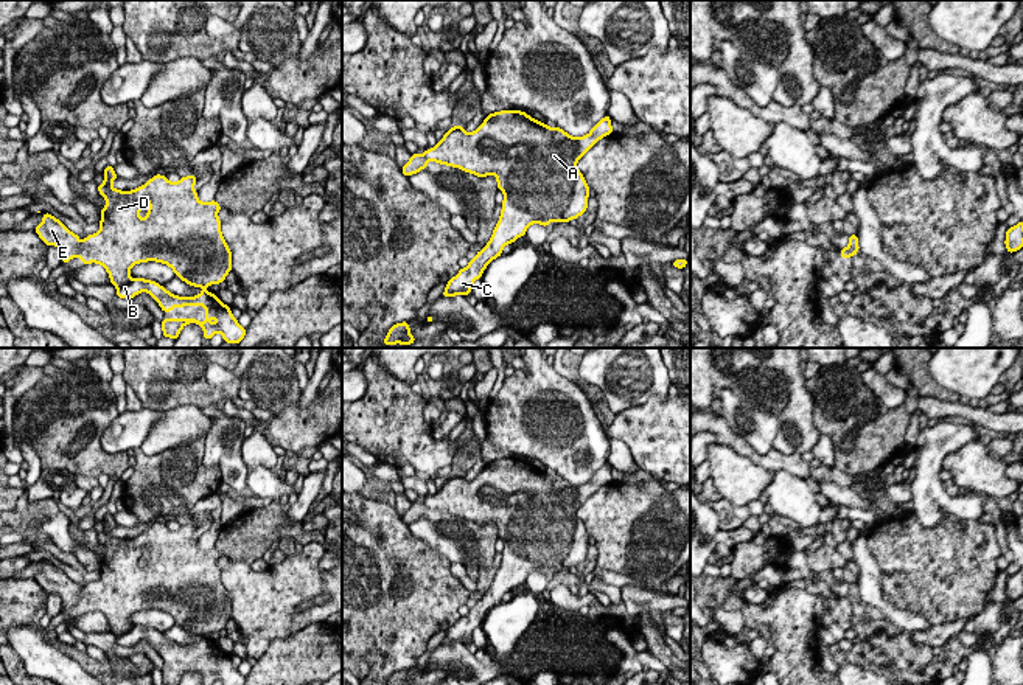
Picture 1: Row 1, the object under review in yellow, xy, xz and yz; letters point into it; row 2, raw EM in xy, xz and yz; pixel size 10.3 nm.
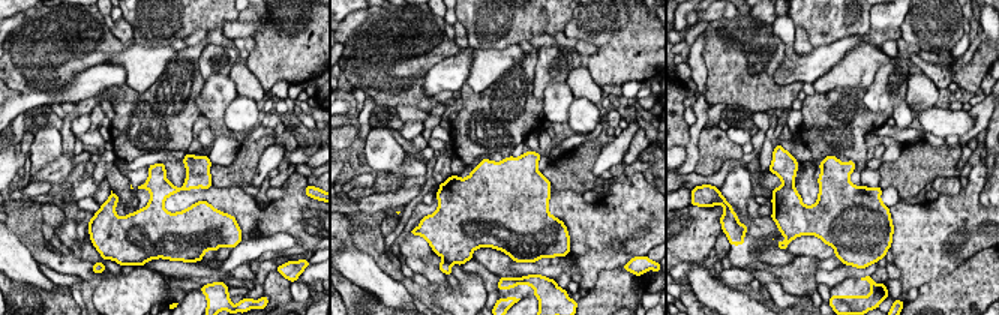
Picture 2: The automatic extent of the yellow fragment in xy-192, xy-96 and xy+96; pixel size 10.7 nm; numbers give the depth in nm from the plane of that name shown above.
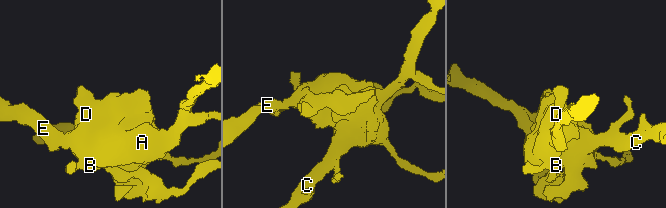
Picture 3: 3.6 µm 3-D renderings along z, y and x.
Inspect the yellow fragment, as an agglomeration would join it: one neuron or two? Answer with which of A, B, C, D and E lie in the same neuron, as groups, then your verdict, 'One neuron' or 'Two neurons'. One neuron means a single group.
Groups: A B C D / E. Two neurons

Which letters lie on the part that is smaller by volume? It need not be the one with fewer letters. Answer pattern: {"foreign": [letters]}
{"foreign": ["E"]}

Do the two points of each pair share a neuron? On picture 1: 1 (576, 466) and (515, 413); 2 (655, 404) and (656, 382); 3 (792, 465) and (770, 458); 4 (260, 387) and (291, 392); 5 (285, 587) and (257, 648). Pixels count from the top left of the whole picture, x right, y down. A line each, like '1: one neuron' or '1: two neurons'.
1: one neuron
2: two neurons
3: one neuron
4: one neuron
5: one neuron

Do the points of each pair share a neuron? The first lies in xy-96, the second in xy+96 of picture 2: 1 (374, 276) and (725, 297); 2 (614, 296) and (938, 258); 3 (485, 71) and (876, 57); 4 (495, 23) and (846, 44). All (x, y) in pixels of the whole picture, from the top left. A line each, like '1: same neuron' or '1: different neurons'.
1: same neuron
2: different neurons
3: same neuron
4: different neurons

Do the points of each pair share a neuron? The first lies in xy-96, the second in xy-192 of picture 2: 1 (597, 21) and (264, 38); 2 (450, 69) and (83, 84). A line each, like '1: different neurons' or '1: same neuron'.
1: different neurons
2: same neuron

